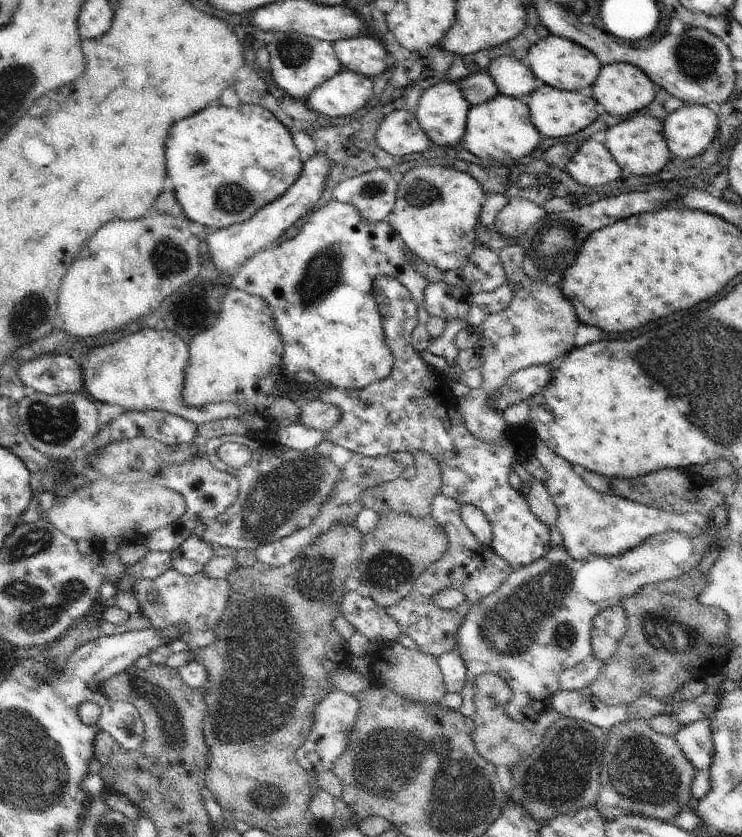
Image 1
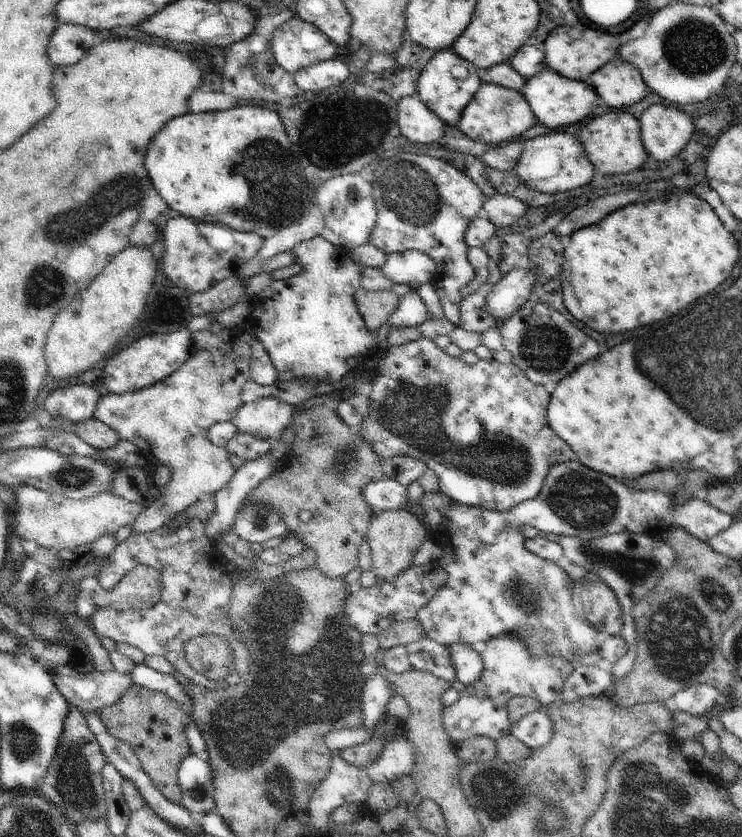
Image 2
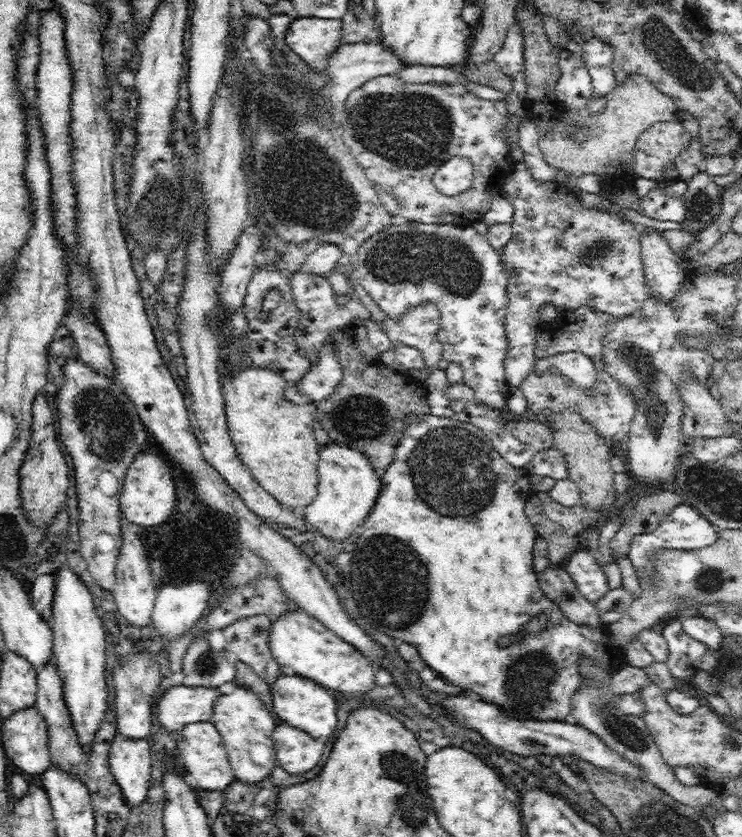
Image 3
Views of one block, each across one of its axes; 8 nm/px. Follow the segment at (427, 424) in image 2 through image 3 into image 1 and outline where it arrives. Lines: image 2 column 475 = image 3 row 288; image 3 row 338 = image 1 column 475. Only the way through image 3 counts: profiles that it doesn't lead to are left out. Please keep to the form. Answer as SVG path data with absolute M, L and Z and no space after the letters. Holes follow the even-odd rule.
M376 277L373 293L383 318L384 343L395 358L391 373L384 380L360 390L316 385L299 391L293 386L286 394L291 401L302 405L318 398L337 406L340 420L329 433L302 425L278 427L275 439L303 453L311 453L322 440L339 444L363 457L397 452L409 452L416 456L429 452L441 466L440 493L452 497L461 505L468 503L485 512L493 528L490 545L513 571L545 557L550 552L552 539L548 525L530 510L527 495L522 490L515 490L508 482L512 462L523 462L528 456L526 450L532 454L537 436L530 422L520 428L510 426L506 445L491 445L472 436L458 414L458 397L452 393L451 383L441 376L442 372L428 366L411 344L413 330L419 320L417 304L410 291L394 277Z

